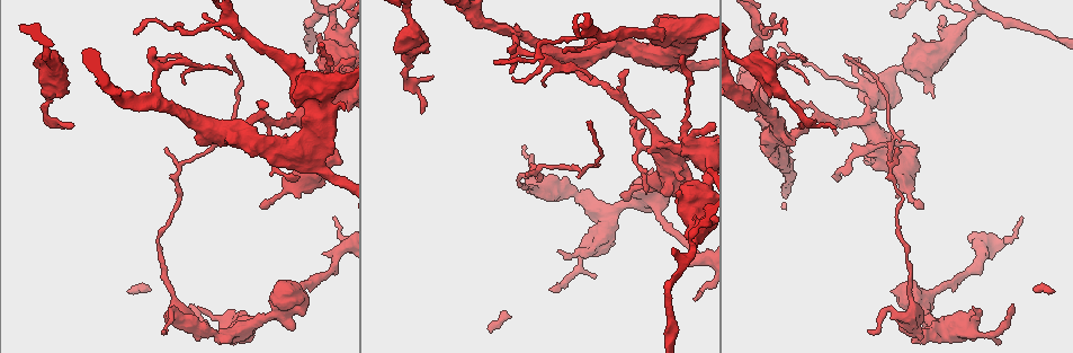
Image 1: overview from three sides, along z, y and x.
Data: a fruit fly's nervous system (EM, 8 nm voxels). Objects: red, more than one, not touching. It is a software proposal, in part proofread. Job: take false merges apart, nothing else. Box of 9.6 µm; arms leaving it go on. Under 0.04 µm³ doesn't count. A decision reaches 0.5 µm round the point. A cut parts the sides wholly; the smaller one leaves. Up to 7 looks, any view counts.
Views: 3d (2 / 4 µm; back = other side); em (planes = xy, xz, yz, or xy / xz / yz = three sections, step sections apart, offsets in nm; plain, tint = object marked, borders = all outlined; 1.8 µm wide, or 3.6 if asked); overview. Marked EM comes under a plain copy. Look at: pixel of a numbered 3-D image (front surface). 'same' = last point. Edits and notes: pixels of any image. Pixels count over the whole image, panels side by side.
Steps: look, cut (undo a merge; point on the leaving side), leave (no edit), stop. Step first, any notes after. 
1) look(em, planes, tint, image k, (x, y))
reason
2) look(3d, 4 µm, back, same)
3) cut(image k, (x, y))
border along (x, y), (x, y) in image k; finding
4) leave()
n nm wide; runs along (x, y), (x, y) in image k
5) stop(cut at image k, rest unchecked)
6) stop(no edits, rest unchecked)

look(em, 3.6 µm, planes, borders, image 1, (647, 198))
thick turns thin

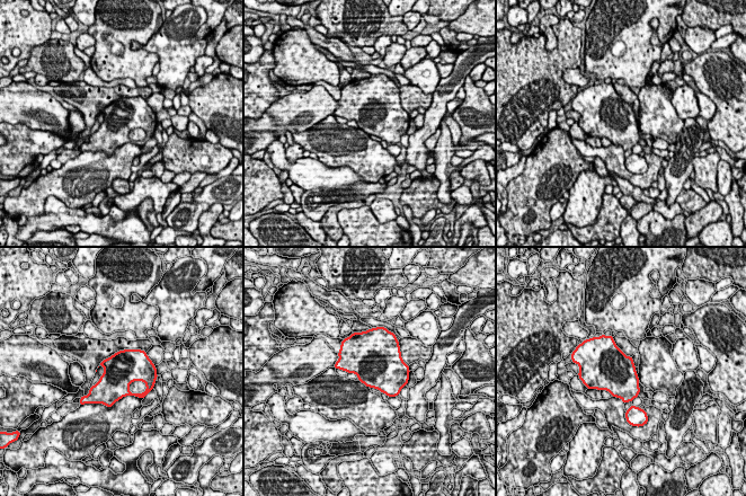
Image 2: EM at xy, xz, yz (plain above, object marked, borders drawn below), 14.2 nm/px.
leave()
one neuron here

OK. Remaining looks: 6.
look(em, planes, tint, image 1, (161, 105))
two arms in line, one across

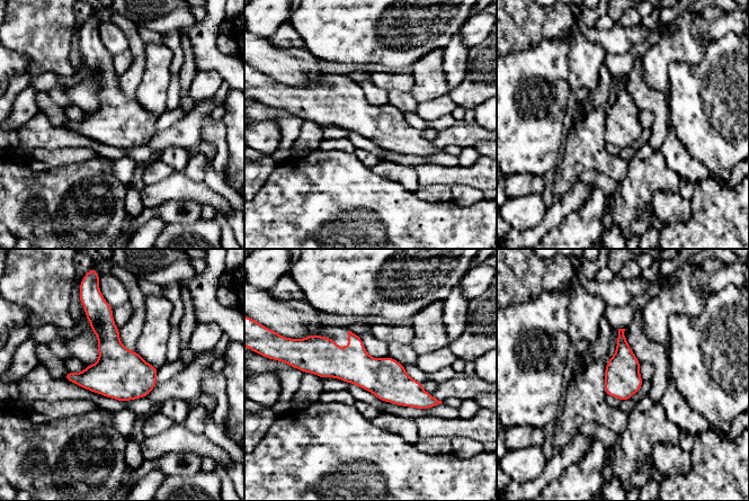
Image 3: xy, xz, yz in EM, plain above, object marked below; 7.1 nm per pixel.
leave()
runs along (304, 363), (353, 364), (433, 401) in image 3; continuous, no second neuron

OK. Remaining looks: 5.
look(3d, 4 µm, image 1, (321, 93))

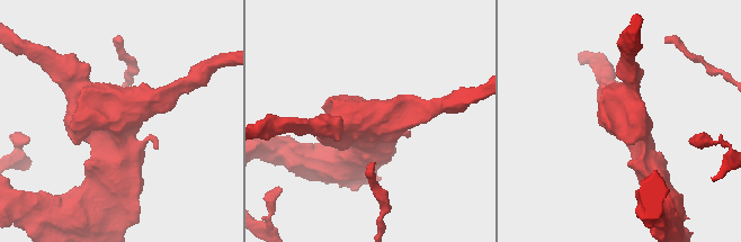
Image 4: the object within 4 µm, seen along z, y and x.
look(em, 3.6 µm, xy, step 16, borders, image 4, (114, 120))
need the tissue

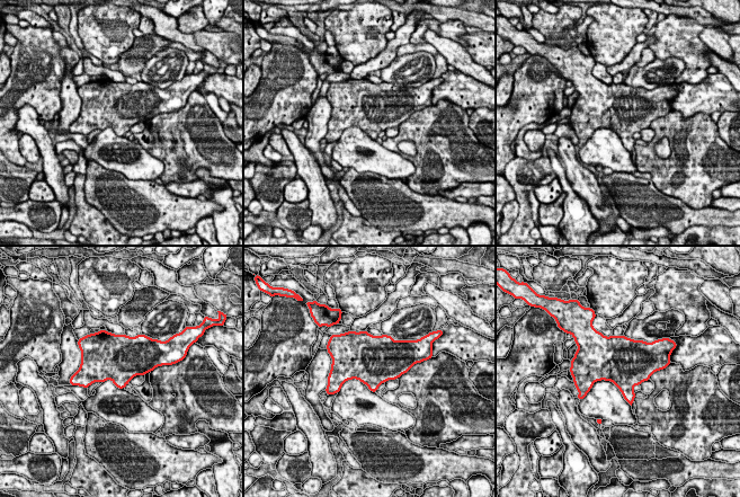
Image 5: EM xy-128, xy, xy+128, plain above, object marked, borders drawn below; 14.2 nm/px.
leave()
all the same neuron

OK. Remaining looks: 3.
stop(no edits, rest unchecked)

